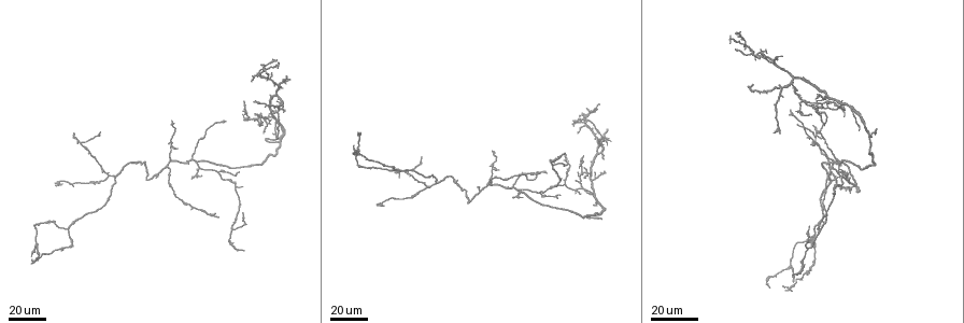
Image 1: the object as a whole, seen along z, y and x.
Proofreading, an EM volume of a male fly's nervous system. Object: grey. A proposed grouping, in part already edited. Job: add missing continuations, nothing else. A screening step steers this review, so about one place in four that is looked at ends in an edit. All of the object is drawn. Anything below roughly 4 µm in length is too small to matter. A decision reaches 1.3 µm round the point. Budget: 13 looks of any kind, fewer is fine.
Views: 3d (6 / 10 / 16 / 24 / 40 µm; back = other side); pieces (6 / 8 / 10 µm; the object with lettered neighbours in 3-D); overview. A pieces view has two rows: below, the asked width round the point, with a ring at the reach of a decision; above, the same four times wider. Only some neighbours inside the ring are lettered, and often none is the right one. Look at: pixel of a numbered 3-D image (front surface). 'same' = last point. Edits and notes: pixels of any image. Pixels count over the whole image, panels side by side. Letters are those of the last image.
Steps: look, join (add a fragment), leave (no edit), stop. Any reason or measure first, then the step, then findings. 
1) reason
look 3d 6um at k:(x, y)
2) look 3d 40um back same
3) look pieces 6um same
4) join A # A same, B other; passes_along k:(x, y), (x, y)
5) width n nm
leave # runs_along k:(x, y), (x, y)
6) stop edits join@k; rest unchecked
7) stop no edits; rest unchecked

thin end
look 3d 24um at 1:(242, 251)

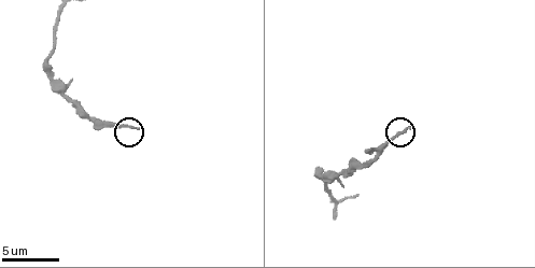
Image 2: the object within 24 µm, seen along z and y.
see the neighbours
look pieces 8um at 2:(407, 128)

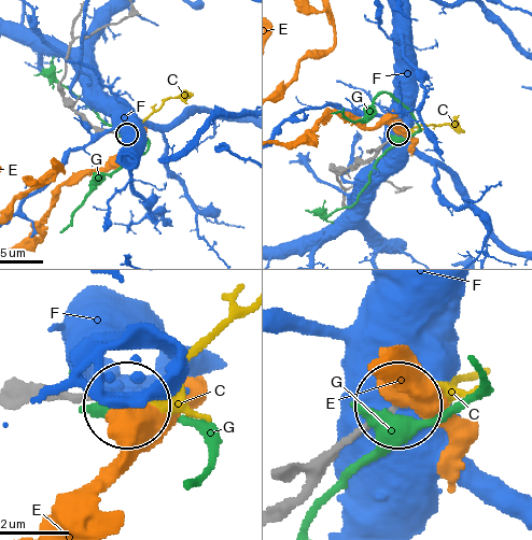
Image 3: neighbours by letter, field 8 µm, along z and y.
join C # C same, E other, F other, G other; it goes on there

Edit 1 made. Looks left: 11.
redraw
look overview

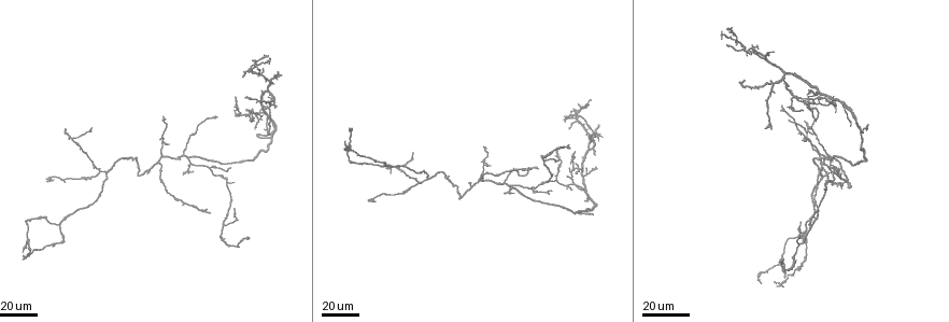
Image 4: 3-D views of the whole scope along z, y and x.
long arm stops here
look 3d 24um at 4:(92, 129)

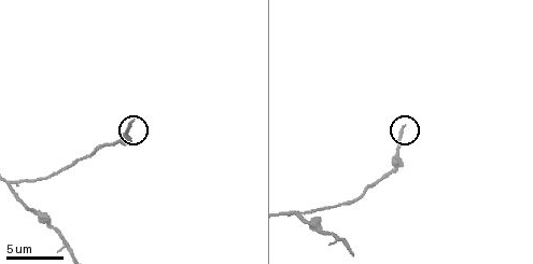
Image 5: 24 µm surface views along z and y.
see the neighbours
look pieces 8um at 5:(133, 120)

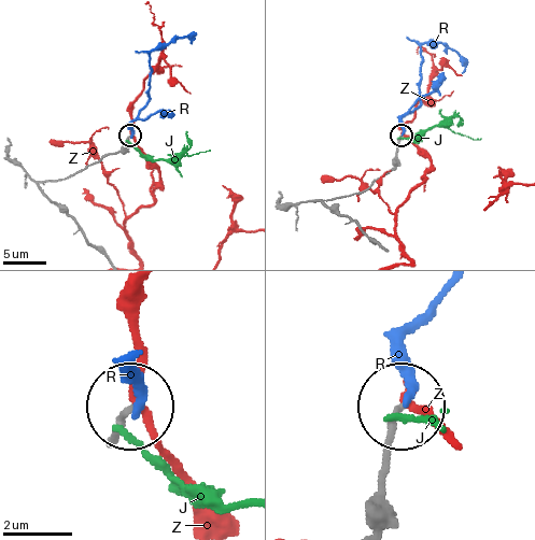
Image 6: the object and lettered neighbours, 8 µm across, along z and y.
width 140 nm
leave # J other, R other, Z other; runs_along 6:(50, 198), (41, 182), (67, 178), (122, 152), (129, 137); none of them fits

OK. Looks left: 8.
free end
look 3d 40um at 4:(537, 166)

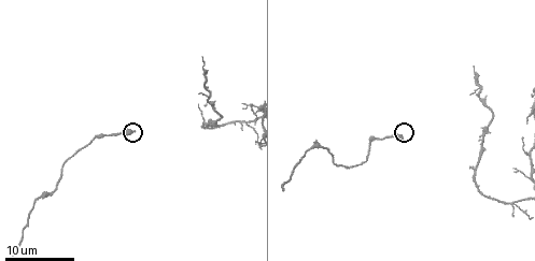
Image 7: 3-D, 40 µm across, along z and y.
what lies round it
look pieces 8um at 7:(405, 139)

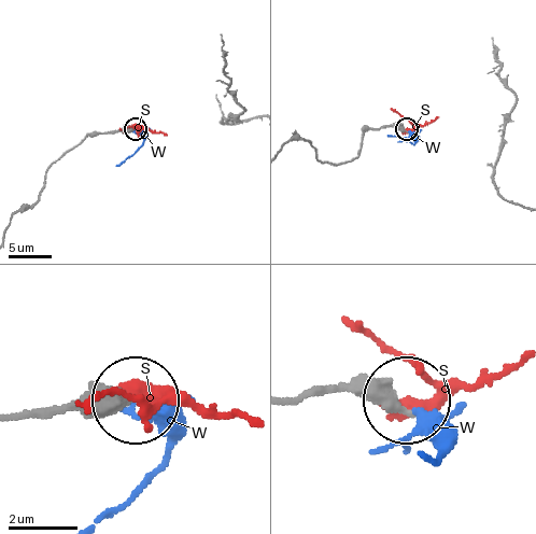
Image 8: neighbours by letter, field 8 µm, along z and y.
leave # S other, W other; runs_along 8:(294, 402), (320, 393), (395, 398); no lettered fragment goes on from it

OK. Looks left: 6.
end of a long branch
look 3d 40um at 4:(782, 106)

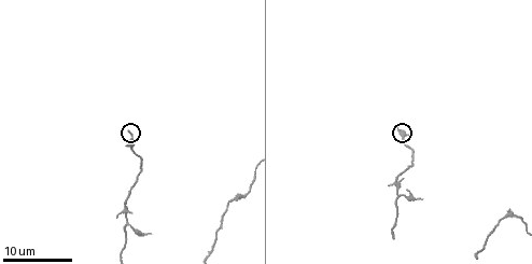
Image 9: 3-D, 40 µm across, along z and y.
look pieces 6um at 9:(127, 130)

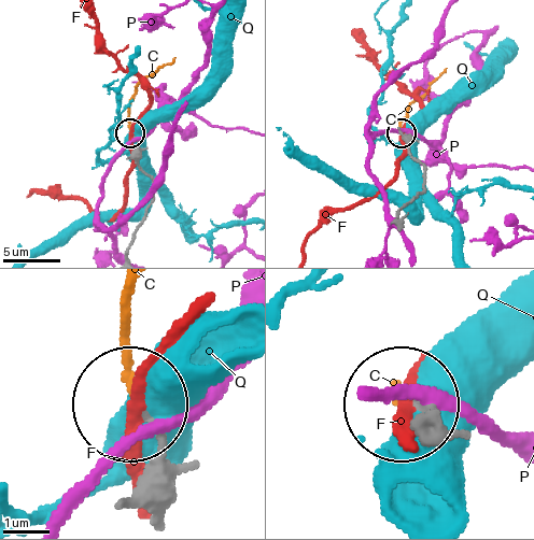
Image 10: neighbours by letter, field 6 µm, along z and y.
join C # C same, F other, P other, Q other; passes_along 10:(139, 164), (130, 130), (131, 96), (139, 84), (176, 59); the neuron continues

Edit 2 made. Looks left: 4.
look overview

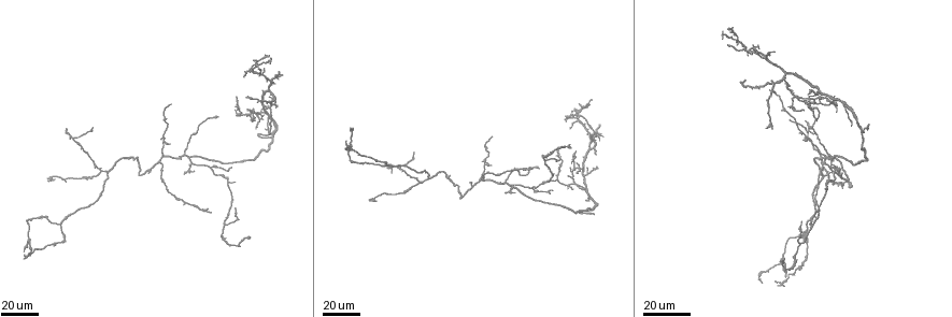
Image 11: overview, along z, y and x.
tapers out
look 3d 40um at 11:(491, 137)

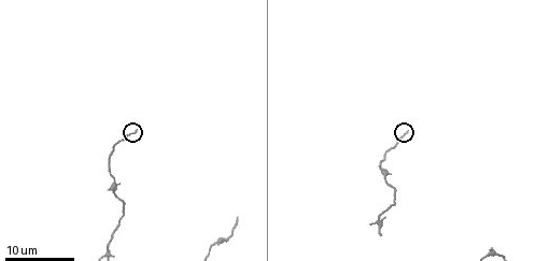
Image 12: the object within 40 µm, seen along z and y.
see the neighbours
look pieces 10um at 12:(407, 129)

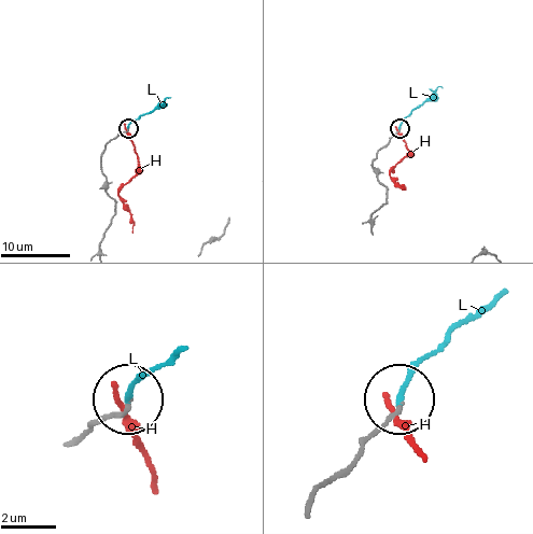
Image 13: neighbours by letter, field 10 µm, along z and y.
join L # H other, L same; it goes on there

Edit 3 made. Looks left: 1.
stop edits join@3, join@10, join@13; rest unchecked

